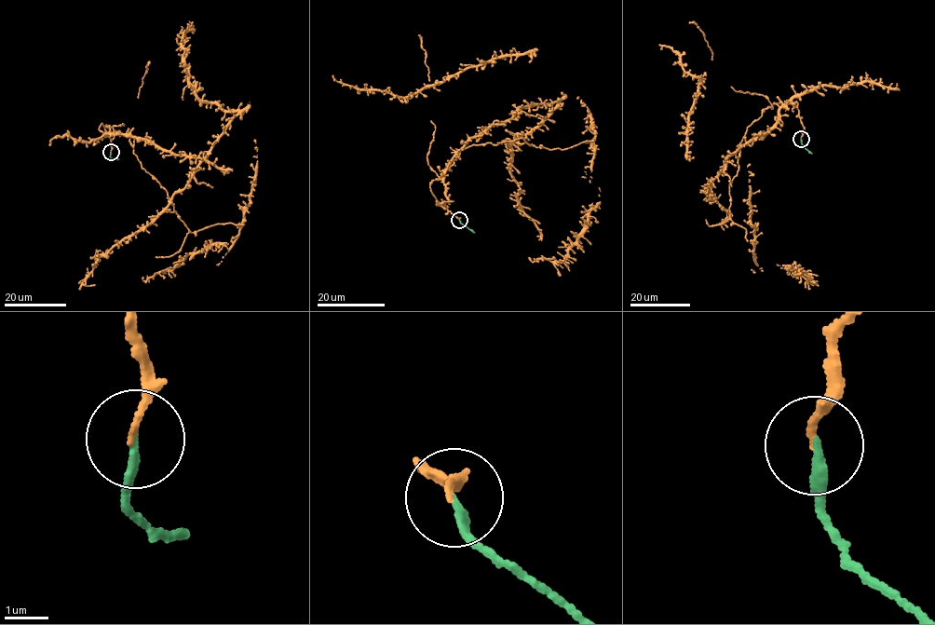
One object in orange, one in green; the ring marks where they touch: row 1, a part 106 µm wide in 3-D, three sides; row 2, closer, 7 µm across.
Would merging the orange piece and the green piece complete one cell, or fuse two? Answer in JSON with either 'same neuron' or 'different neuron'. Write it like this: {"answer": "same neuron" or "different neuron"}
{"answer": "same neuron"}

